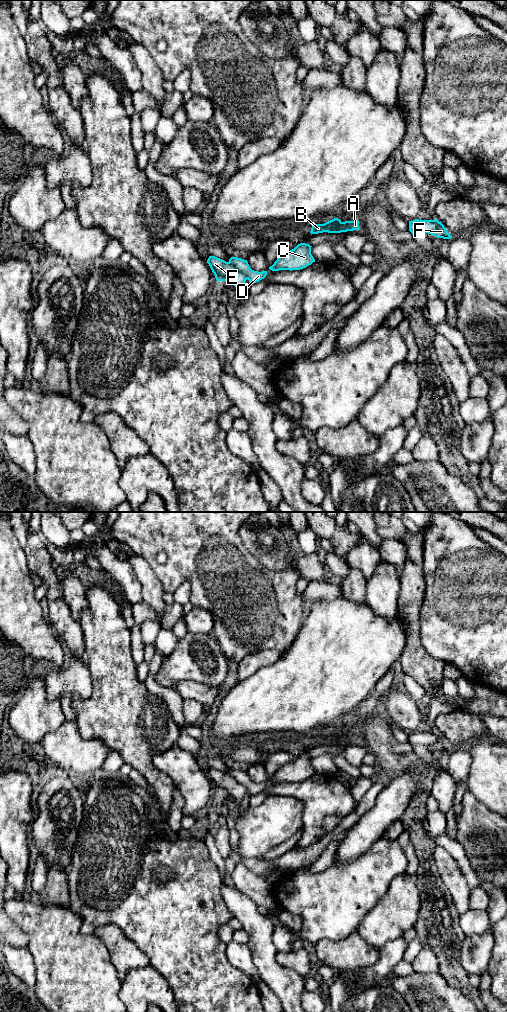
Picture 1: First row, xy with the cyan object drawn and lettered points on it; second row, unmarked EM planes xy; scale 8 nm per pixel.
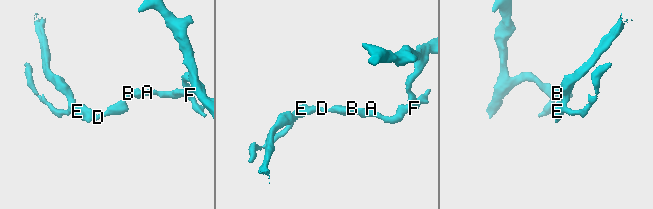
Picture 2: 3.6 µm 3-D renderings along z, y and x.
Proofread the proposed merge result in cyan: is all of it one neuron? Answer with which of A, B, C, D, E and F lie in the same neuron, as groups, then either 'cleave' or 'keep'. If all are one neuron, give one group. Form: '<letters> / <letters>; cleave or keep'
A B C D F / E; cleave

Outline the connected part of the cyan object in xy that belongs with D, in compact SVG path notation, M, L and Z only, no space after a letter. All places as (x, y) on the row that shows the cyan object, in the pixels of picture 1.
M231 257L229 259L229 263L231 263L237 270L243 272L247 276L247 279L251 284L259 282L260 280L264 279L267 275L267 271L258 272L252 270L247 260L241 258Z

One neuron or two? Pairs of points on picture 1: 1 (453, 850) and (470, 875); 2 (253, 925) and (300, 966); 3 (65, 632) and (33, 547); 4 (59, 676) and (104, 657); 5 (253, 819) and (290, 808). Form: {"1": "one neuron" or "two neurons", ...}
{"1": "one neuron", "2": "two neurons", "3": "one neuron", "4": "two neurons", "5": "one neuron"}

